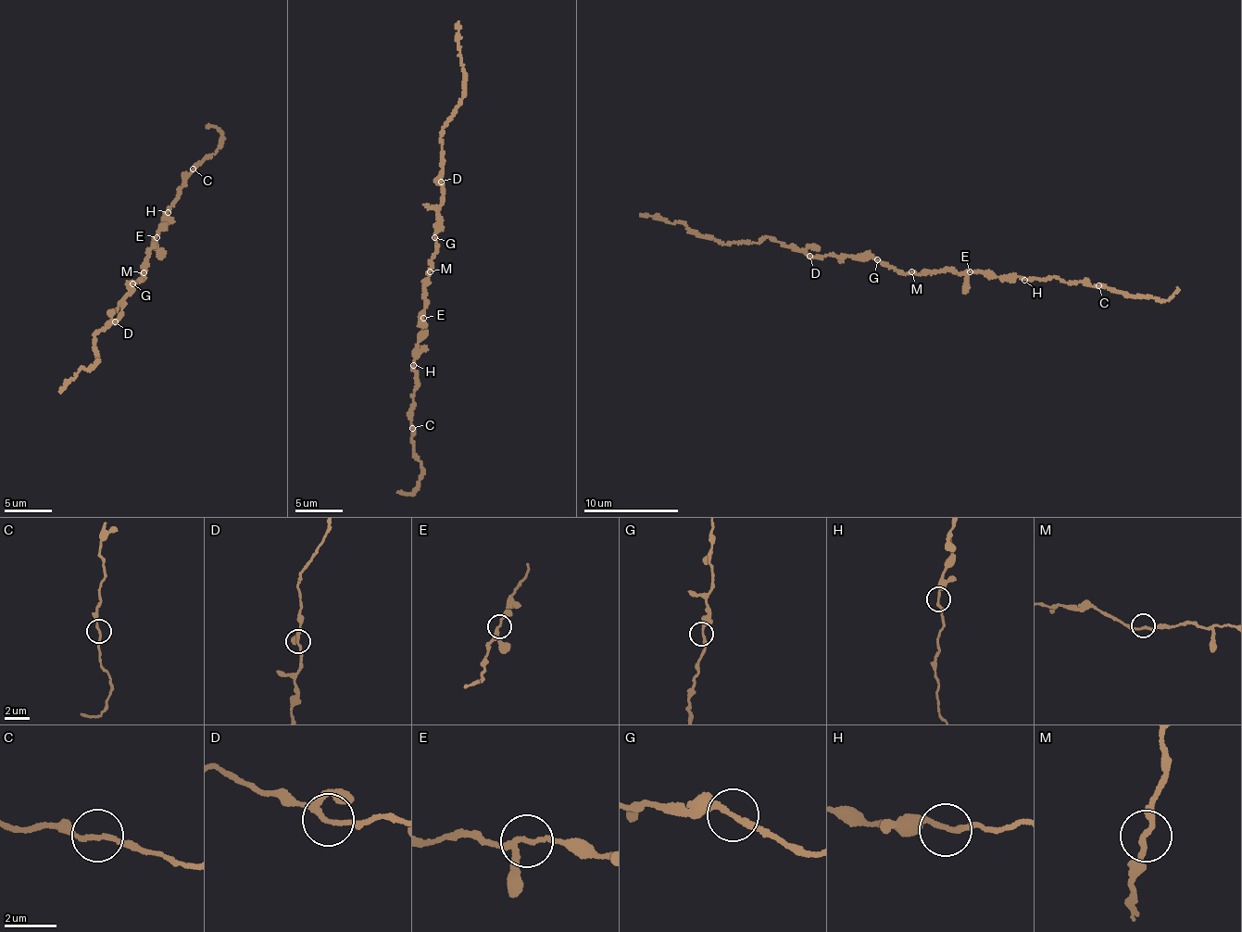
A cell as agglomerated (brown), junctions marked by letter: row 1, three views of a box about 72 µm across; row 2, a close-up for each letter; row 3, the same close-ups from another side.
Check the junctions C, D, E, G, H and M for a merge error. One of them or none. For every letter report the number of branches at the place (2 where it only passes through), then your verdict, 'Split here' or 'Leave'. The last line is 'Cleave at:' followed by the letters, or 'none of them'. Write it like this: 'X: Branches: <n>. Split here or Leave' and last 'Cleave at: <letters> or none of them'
C: Branches: 2. Leave
D: Branches: 3. Split here
E: Branches: 3. Leave
G: Branches: 2. Leave
H: Branches: 2. Leave
M: Branches: 2. Leave
Cleave at: D

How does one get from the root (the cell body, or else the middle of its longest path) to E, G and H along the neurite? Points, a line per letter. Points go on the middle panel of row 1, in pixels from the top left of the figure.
E: (429, 272), (423, 292), (423, 318)
G: (429, 272), (435, 249), (434, 237)
H: (429, 272), (423, 292), (424, 337), (418, 343), (418, 355), (413, 365)

